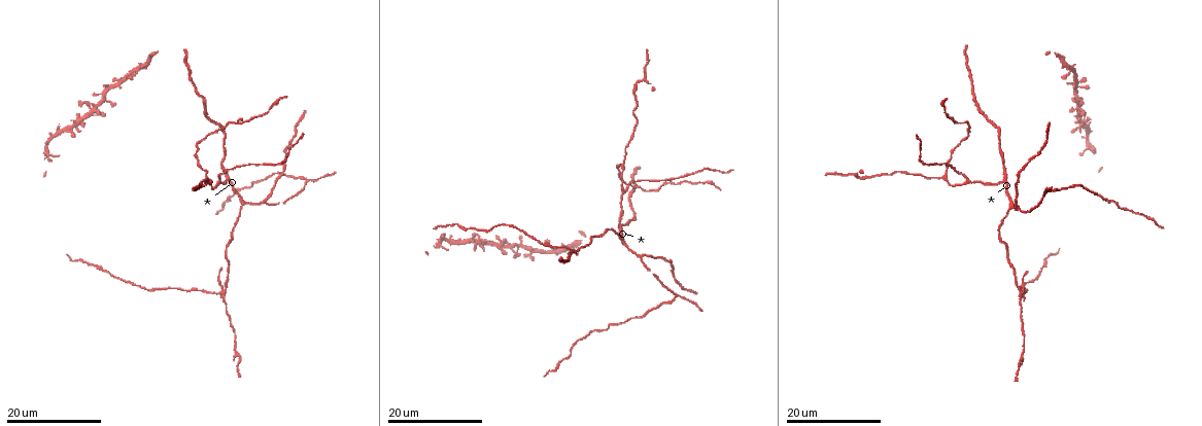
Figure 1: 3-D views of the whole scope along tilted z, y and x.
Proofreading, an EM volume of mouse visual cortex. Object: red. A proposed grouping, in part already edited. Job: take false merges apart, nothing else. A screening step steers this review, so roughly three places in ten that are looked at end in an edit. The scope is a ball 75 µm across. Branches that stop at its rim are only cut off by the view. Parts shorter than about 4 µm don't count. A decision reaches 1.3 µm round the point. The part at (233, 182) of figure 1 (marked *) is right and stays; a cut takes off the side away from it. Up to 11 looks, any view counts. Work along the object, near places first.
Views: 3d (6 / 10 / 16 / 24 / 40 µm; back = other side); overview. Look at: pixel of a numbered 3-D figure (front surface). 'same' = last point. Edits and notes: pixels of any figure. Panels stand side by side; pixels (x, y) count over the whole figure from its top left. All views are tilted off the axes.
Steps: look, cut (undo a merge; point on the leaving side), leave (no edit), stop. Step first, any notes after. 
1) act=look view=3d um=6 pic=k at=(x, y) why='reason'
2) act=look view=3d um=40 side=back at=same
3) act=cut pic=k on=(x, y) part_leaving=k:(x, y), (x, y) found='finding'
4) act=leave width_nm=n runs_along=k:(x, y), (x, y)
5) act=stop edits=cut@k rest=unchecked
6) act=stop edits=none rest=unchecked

act=look view=3d um=16 pic=1 at=(624, 165) why='branch point'

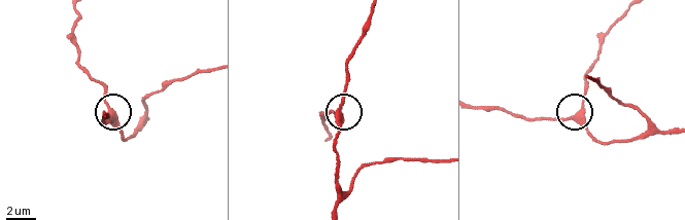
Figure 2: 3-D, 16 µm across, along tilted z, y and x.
act=look view=3d um=10 pic=2 at=(111, 115)

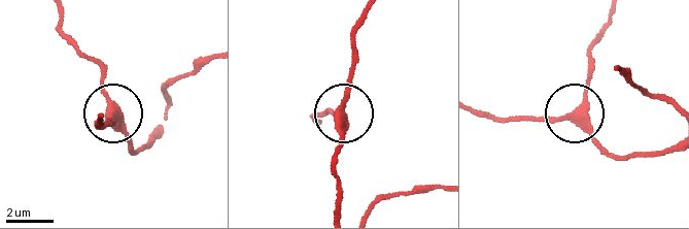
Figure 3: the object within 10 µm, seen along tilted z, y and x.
act=leave side_arm_um=29 runs_along=3:(339, 210), (337, 163), (354, 39) found='one neuron here'

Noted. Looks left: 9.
act=look view=3d um=16 pic=1 at=(1004, 179) why='branch point'

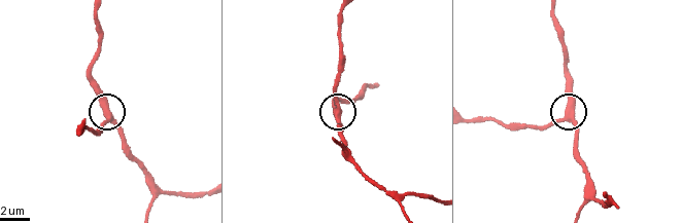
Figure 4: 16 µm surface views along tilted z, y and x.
act=look view=3d um=10 pic=4 at=(568, 113)

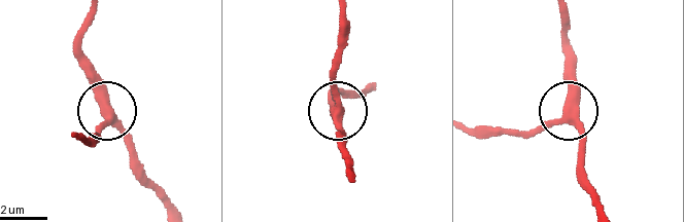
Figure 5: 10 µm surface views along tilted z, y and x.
act=look view=3d um=6 pic=5 at=(568, 113)

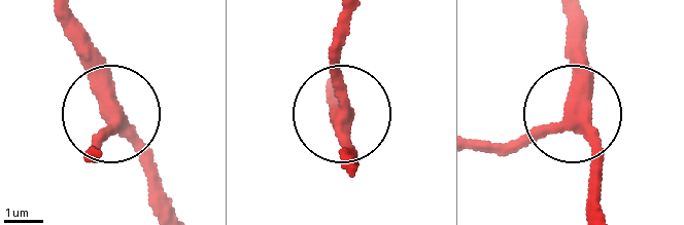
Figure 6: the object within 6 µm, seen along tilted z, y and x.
act=leave runs_along=6:(356, 150), (332, 29) found='one neuron here'

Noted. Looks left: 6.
act=look view=3d um=16 pic=1 at=(658, 191) why='thick turns thin'

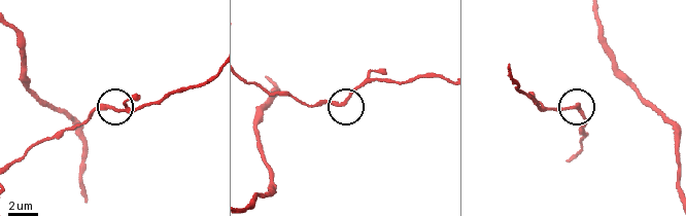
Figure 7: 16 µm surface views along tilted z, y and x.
act=look view=3d um=6 pic=7 at=(346, 100)

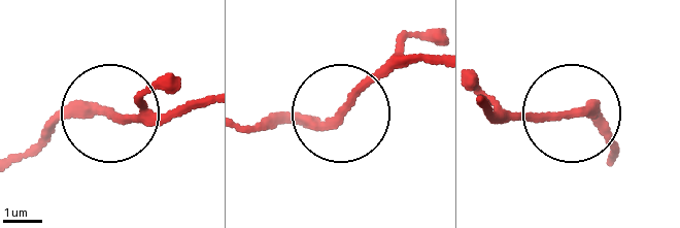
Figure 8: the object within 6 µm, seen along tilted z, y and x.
act=leave found='all the same neuron'

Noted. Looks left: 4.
act=look view=3d um=24 pic=1 at=(220, 295) why='small branch off a trunk'

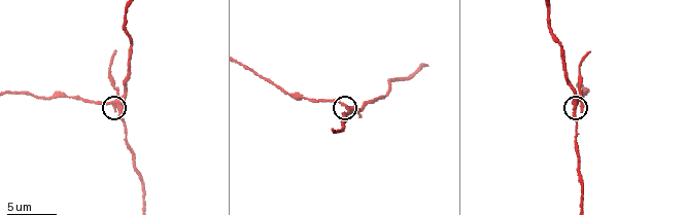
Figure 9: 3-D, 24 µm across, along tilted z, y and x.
act=look view=3d um=6 pic=9 at=(116, 104) why='closer look'

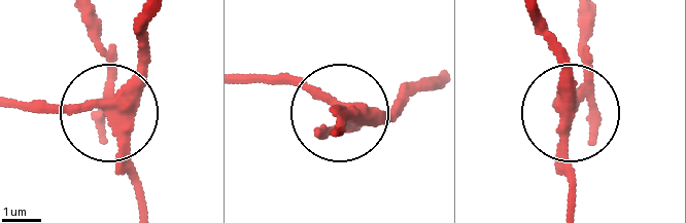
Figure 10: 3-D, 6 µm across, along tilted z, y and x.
act=cut pic=10 on=(114, 74) arms=5 part_leaving=10:(111, 123), (96, 17) found='a second neuron is stuck on'

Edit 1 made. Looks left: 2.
act=stop edits=cut@10 rest=unchecked

